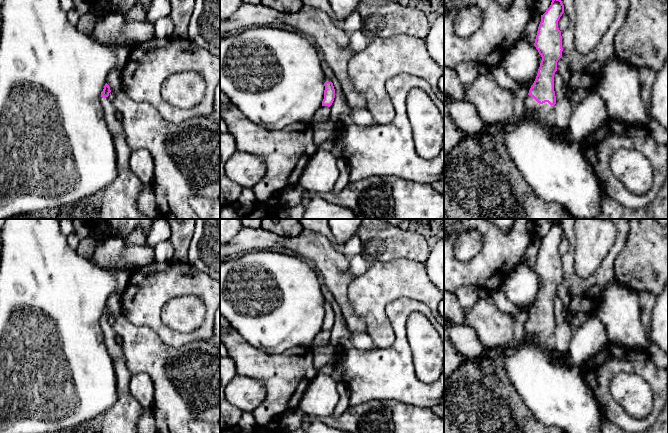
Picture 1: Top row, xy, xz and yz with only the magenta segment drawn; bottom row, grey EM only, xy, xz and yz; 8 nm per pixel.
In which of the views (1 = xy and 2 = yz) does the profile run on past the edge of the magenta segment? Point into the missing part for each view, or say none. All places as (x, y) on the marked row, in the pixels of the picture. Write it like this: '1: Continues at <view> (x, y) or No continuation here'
1: Continues at xy (119, 201)
2: Continues at yz (543, 113)

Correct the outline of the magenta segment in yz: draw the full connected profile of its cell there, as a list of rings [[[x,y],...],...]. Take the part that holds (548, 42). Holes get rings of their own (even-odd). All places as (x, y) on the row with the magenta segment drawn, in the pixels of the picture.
[[[552,0],[550,7],[541,15],[534,43],[542,60],[536,79],[525,99],[522,116],[528,120],[537,120],[542,126],[552,121],[556,104],[554,74],[563,51],[558,21],[563,13],[562,1]]]

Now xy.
[[[106,83],[100,102],[104,120],[113,138],[118,174],[114,182],[104,190],[99,219],[152,219],[142,213],[137,204],[144,184],[131,171],[132,149],[127,144],[123,126],[116,118],[117,111],[108,97],[110,92]]]

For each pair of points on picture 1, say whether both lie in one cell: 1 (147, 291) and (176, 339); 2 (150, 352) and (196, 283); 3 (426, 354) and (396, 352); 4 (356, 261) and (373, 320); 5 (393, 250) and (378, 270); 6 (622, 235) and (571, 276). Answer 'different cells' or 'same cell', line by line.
1: same cell
2: different cells
3: different cells
4: different cells
5: different cells
6: same cell

